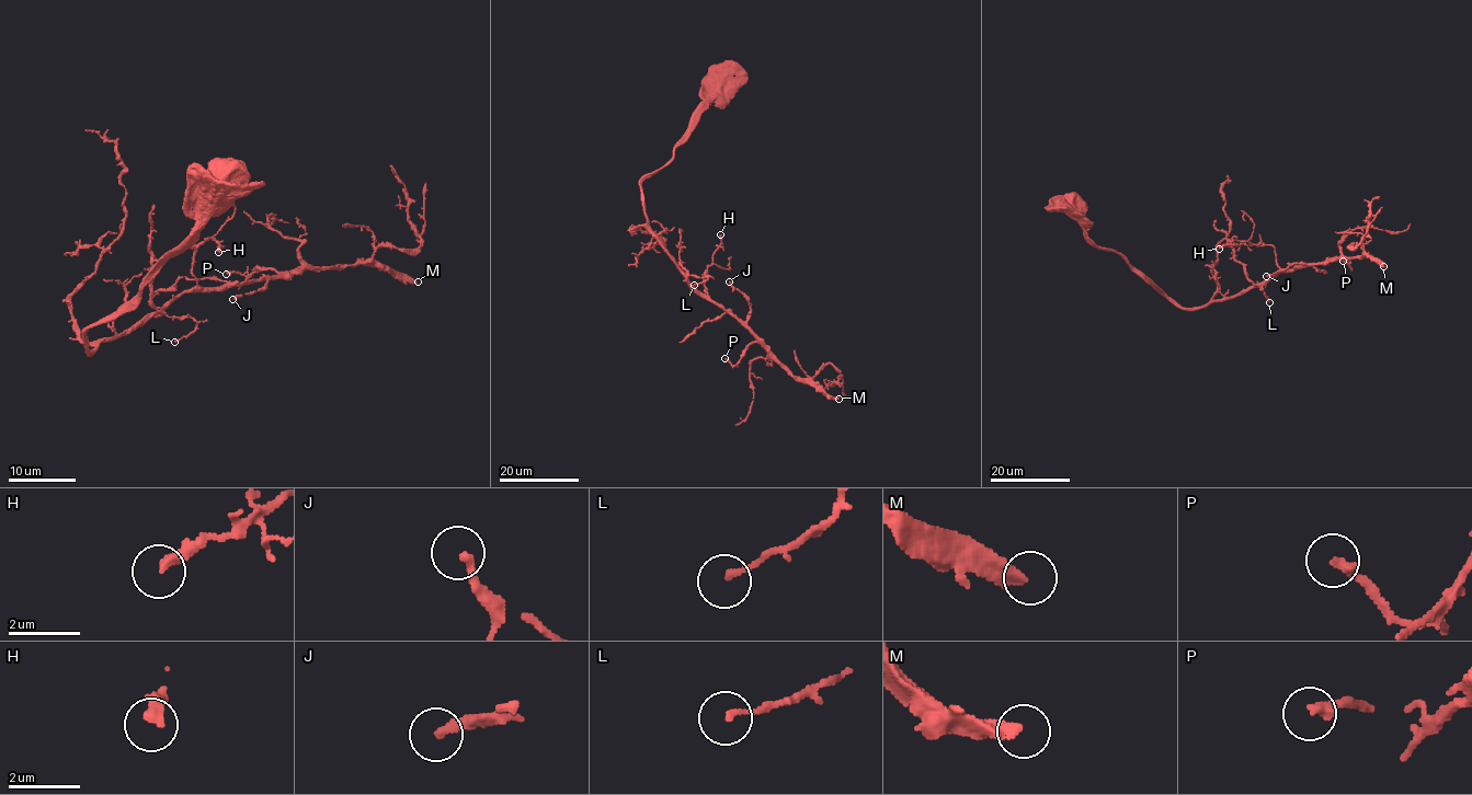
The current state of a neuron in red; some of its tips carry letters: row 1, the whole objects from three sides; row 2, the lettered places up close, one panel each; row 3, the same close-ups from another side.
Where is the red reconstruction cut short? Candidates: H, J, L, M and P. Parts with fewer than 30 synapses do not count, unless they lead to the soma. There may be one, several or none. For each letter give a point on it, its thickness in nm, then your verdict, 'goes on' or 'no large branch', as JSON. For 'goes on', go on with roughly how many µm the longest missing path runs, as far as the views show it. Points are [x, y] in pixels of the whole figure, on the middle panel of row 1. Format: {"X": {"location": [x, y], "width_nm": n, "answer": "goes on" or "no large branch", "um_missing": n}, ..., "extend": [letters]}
{"H": {"location": [720, 234], "width_nm": 360, "answer": "no large branch"}, "J": {"location": [729, 281], "width_nm": 240, "answer": "no large branch"}, "L": {"location": [694, 285], "width_nm": 160, "answer": "no large branch"}, "M": {"location": [839, 399], "width_nm": 340, "answer": "goes on", "um_missing": 100}, "P": {"location": [725, 358], "width_nm": 280, "answer": "no large branch"}, "extend": ["M"]}

